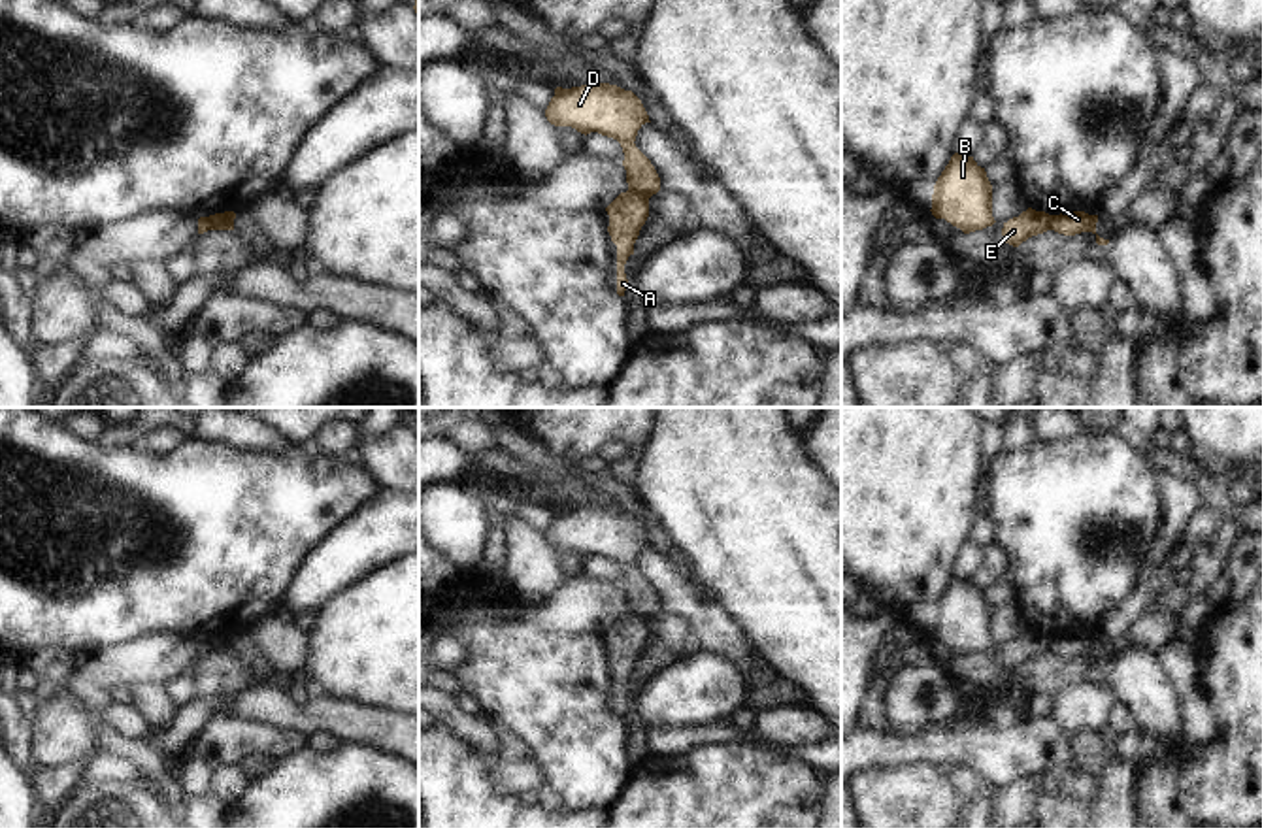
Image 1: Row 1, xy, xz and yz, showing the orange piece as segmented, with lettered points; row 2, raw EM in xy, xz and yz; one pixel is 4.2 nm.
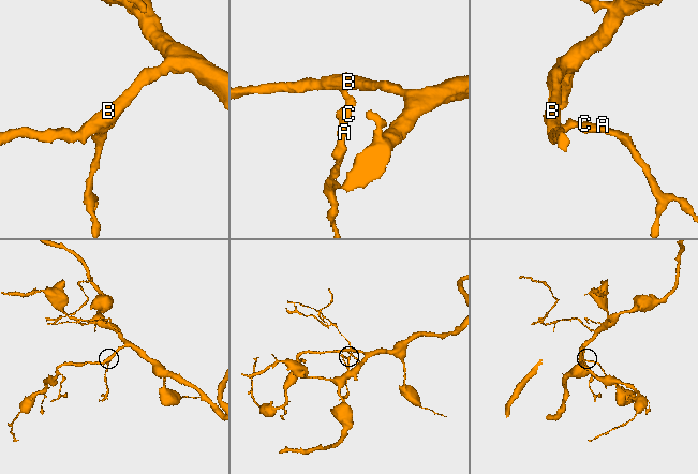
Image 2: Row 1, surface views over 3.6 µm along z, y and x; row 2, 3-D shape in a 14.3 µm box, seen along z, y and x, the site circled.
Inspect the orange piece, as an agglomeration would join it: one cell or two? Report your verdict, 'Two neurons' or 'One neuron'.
Two neurons

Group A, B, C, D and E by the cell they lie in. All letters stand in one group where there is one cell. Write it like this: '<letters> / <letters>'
A C / B D E

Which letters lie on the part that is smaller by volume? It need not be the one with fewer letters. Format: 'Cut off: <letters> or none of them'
Cut off: A, C

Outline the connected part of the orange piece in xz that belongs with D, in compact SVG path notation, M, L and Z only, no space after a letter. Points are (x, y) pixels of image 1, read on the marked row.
M609 83L555 89L545 117L555 126L572 126L581 134L598 132L621 143L628 190L651 198L660 177L651 160L636 147L638 130L651 123L641 100Z

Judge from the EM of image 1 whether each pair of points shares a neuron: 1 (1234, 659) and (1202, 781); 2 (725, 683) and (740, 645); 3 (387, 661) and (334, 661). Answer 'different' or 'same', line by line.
1: same
2: different
3: same

